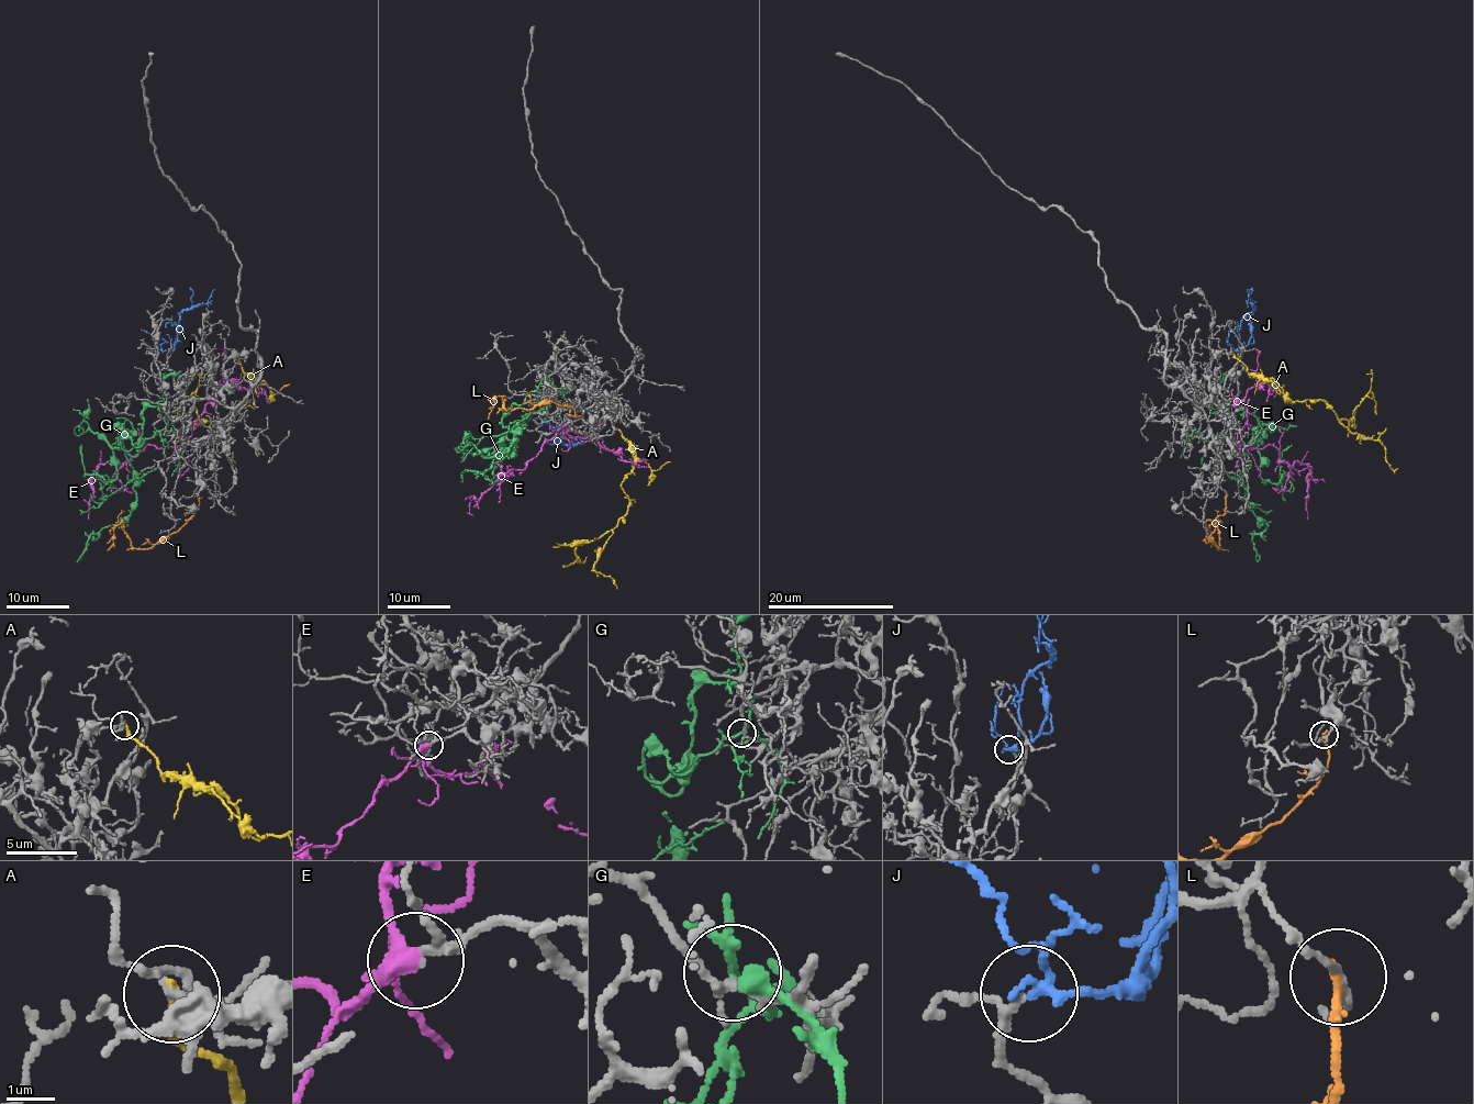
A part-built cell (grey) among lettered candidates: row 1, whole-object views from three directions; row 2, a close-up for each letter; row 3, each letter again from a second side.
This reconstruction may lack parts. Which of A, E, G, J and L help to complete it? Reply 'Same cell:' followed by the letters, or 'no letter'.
Same cell: E, J

